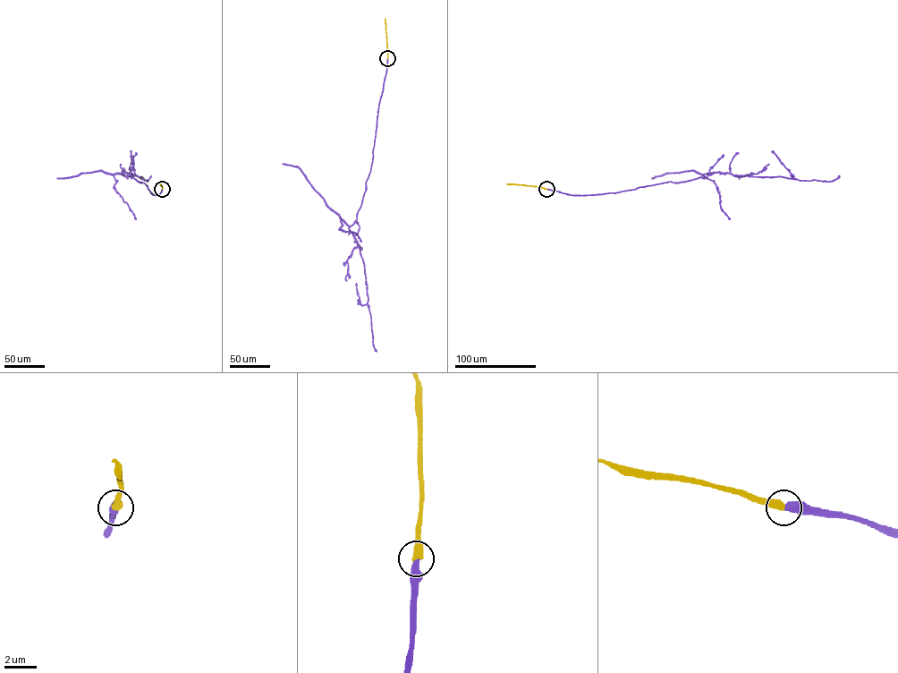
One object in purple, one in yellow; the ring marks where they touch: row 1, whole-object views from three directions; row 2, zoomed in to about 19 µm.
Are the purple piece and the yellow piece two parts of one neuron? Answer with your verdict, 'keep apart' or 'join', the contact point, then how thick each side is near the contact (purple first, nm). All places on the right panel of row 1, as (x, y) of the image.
join; at (546, 189); 440 nm thick on the purple side, 480 nm on the other

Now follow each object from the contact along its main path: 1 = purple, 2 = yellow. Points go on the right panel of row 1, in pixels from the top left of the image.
1: (546, 189), (572, 195), (617, 192), (669, 182), (705, 178), (715, 172), (829, 182), (839, 175)
2: (546, 189), (506, 183)

